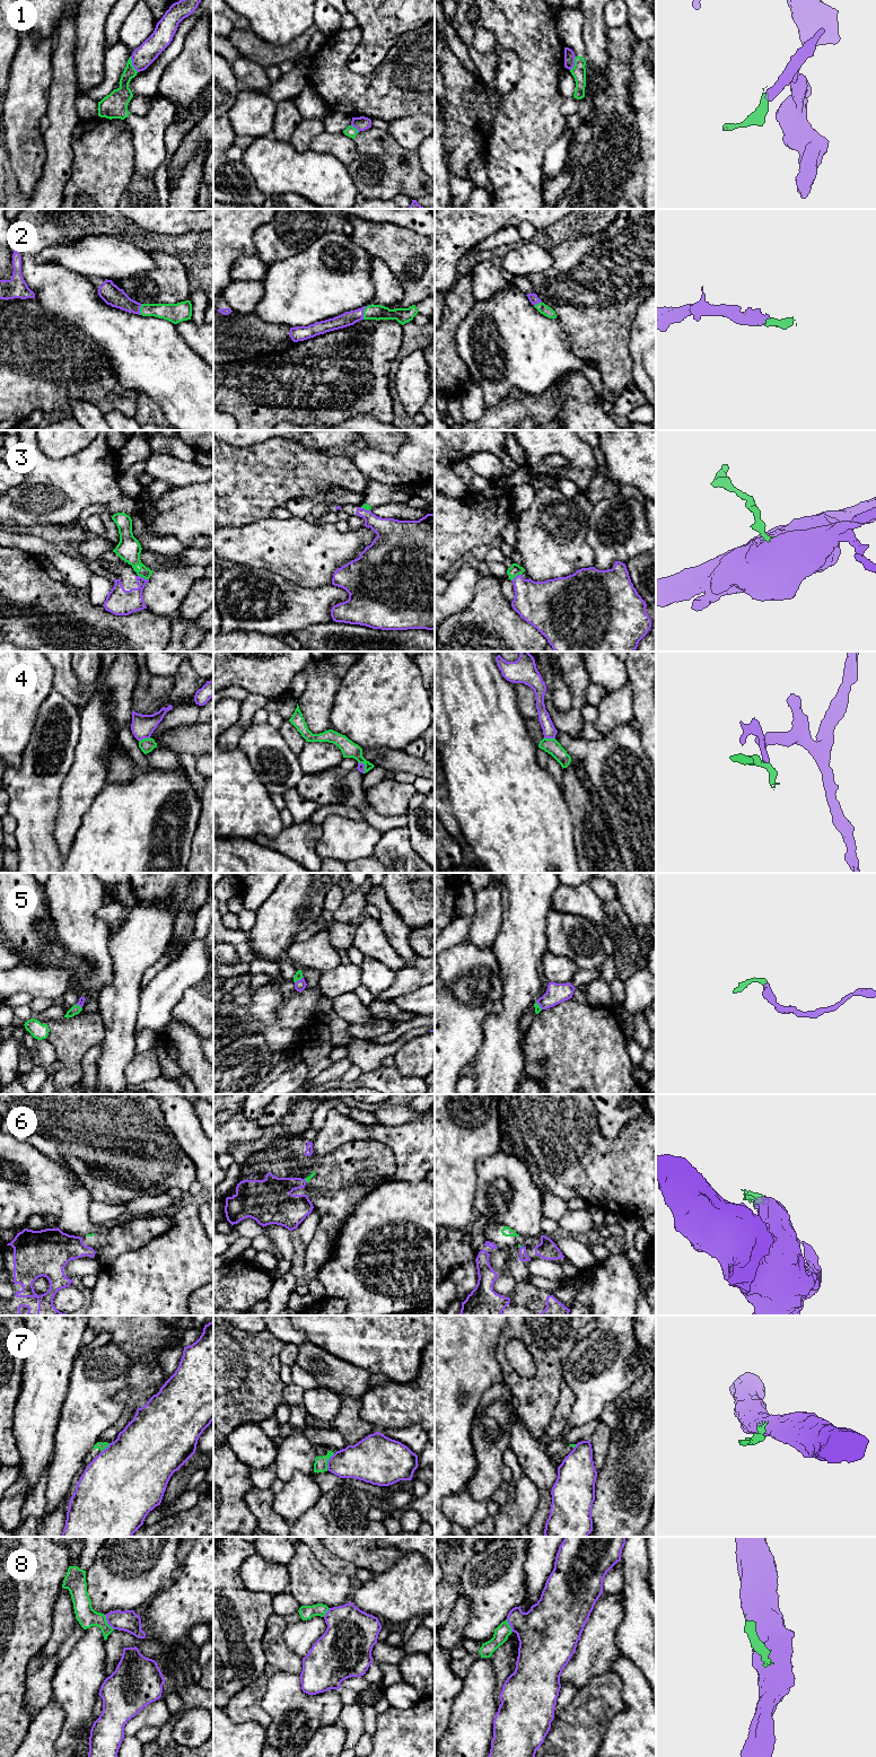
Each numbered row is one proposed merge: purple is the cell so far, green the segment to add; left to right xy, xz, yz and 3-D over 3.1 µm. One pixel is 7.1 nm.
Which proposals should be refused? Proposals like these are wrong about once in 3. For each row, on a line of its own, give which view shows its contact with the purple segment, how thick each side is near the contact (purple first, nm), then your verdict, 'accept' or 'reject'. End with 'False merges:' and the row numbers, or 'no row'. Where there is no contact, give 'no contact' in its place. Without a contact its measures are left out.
1: meets purple in xy; 150 nm thick on the purple side, 140 nm on the other; reject
2: meets purple in xz; 100 nm thick on the purple side, 110 nm on the other; accept
3: meets purple in xy; 190 nm thick on the purple side, 170 nm on the other; reject
4: meets purple in xy; 170 nm thick on the purple side, 100 nm on the other; reject
5: meets purple in xz; 80 nm thick on the purple side, 60 nm on the other; accept
6: meets purple in xz; 260 nm thick on the purple side, 40 nm on the other; reject
7: meets purple in xz; 260 nm thick on the purple side, 100 nm on the other; reject
8: meets purple in xy; 150 nm thick on the purple side, 140 nm on the other; reject
False merges: 1, 3, 4, 6, 7, 8

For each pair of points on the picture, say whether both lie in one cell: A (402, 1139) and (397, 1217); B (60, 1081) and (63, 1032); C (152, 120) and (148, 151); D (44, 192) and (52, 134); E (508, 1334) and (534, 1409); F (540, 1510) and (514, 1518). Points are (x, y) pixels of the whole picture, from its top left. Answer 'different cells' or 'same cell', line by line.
A: different cells
B: same cell
C: same cell
D: same cell
E: same cell
F: different cells

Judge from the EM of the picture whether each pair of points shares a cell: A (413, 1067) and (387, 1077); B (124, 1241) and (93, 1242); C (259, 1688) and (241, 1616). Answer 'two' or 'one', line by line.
A: two
B: one
C: two

